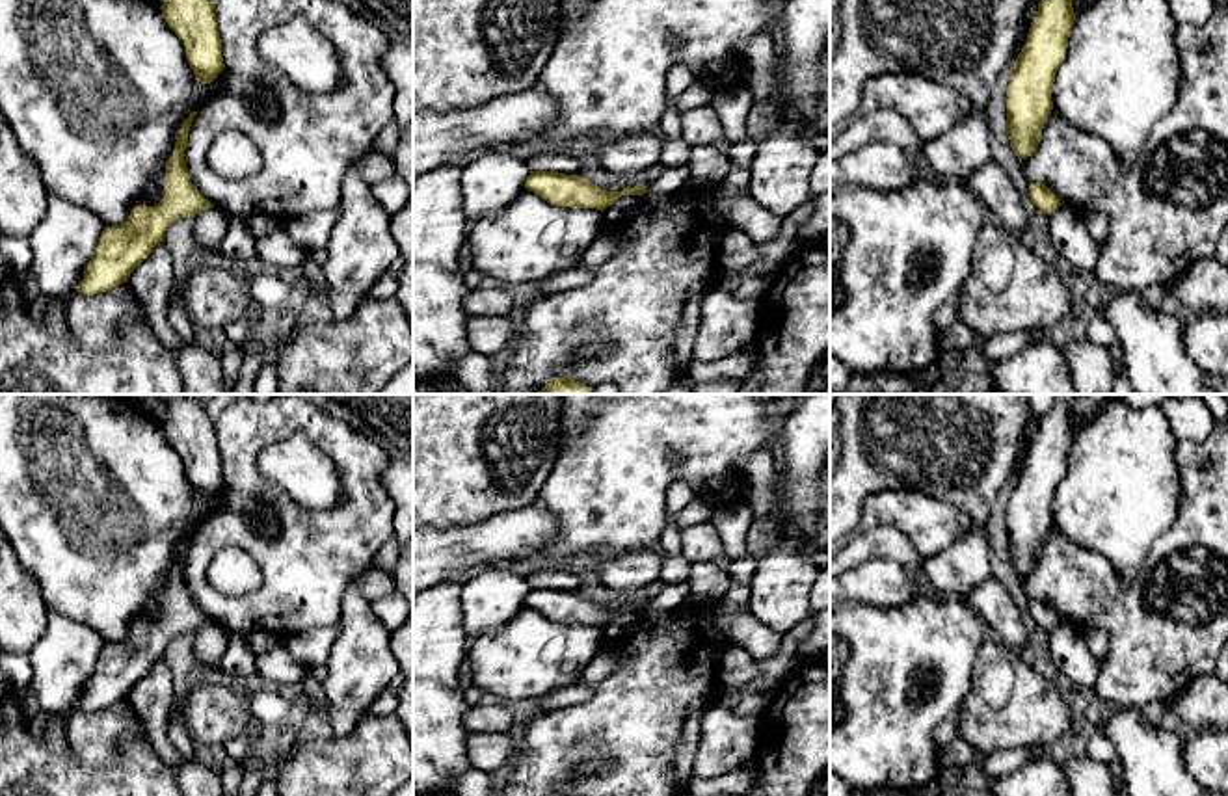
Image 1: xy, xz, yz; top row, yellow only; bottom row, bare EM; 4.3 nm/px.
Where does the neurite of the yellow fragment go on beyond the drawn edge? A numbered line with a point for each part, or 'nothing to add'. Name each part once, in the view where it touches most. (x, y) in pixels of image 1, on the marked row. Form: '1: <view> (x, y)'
nothing to add

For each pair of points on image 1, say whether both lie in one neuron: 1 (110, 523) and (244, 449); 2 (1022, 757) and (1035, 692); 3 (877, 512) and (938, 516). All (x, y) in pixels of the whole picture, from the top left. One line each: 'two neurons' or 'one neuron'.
1: two neurons
2: two neurons
3: one neuron

